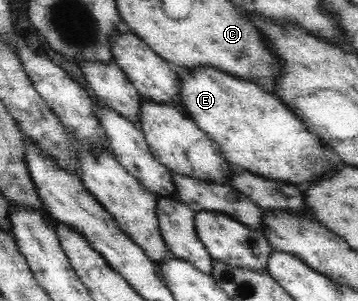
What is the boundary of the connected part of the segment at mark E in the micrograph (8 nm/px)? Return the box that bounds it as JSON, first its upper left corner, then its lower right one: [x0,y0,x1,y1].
[177,69,326,189]

